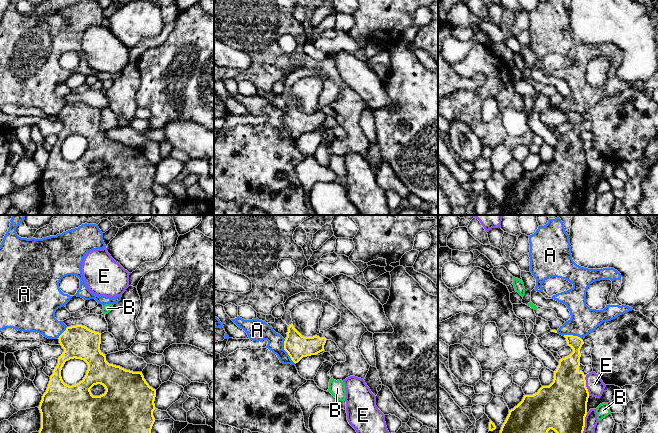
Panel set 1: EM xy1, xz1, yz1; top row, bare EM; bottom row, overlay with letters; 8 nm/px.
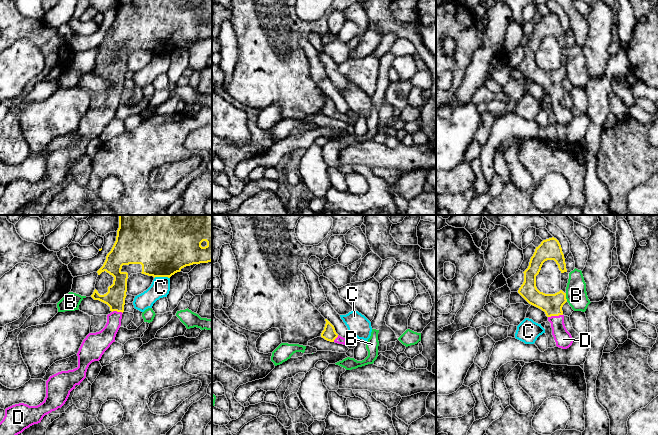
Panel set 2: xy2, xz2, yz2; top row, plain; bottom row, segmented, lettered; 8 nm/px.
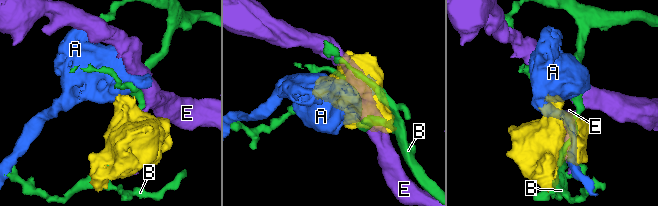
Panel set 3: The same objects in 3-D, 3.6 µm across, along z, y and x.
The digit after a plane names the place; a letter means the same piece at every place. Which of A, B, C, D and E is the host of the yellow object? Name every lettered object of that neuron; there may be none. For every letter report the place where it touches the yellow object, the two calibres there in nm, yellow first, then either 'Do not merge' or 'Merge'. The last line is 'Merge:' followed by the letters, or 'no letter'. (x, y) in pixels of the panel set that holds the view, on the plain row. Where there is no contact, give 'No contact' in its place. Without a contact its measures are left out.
A: Touches yellow at xz1 (285, 126). Thickness 190 nm (yellow) against 150 nm. Do not merge
B: Touches yellow at yz2 (565, 73). Thickness 170 nm (yellow) against 170 nm. Do not merge
C: Touches yellow at xy2 (161, 52). Thickness 420 nm (yellow) against 160 nm. Do not merge
D: Touches yellow at yz2 (555, 91). Thickness 170 nm (yellow) against 140 nm. Merge
E: Touches yellow at yz1 (585, 161). Thickness 400 nm (yellow) against 140 nm. Do not merge
Merge: D

